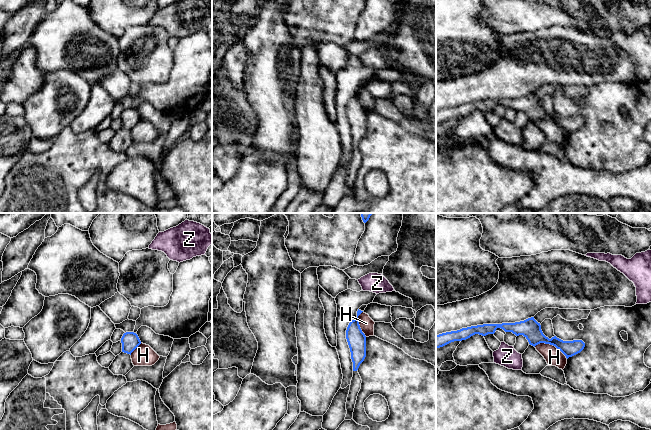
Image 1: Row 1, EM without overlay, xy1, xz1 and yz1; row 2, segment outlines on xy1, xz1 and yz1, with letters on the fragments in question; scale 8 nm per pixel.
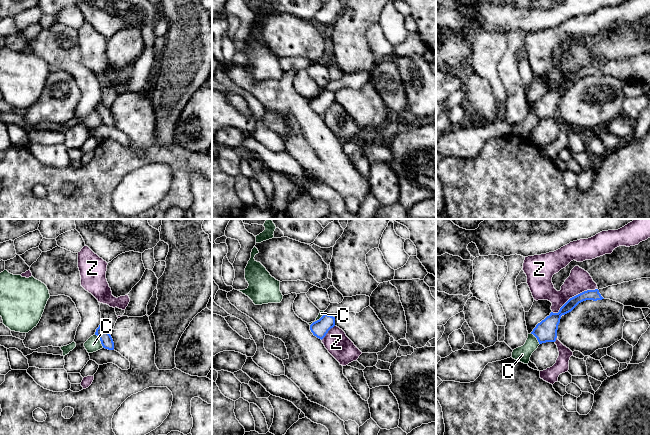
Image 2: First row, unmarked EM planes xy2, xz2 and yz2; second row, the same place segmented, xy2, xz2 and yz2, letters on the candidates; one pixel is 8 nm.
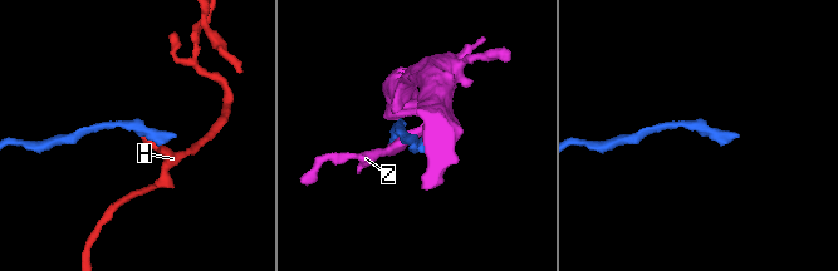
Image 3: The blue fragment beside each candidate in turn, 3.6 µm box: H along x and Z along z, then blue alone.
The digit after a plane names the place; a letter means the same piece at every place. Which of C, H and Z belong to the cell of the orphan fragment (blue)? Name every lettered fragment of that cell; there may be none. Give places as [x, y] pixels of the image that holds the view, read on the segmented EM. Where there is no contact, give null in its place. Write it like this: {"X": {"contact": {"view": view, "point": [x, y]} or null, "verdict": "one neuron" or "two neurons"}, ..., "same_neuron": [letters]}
{"C": {"contact": {"view": "xy2", "point": [100, 340]}, "verdict": "two neurons"}, "H": {"contact": {"view": "yz1", "point": [551, 344]}, "verdict": "two neurons"}, "Z": {"contact": {"view": "yz2", "point": [574, 296]}, "verdict": "two neurons"}, "same_neuron": []}

